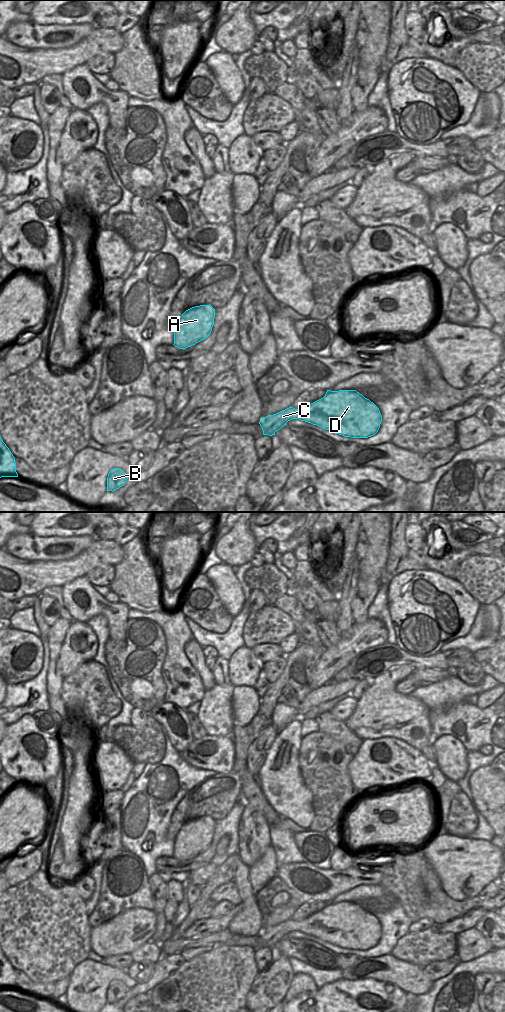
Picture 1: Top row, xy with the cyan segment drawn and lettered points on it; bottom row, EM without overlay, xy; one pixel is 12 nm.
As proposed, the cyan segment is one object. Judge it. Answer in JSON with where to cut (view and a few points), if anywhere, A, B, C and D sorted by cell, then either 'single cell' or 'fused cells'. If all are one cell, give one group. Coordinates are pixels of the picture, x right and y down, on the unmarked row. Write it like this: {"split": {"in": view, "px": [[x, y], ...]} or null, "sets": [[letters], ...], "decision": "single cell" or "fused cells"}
{"split": null, "sets": [["A", "B", "C", "D"]], "decision": "single cell"}

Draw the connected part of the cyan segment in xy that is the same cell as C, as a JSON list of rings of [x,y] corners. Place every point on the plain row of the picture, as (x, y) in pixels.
[[[327,902],[325,908],[306,919],[289,919],[263,929],[259,934],[263,947],[275,947],[286,935],[299,931],[335,946],[351,950],[375,947],[382,934],[379,920],[356,902]]]

